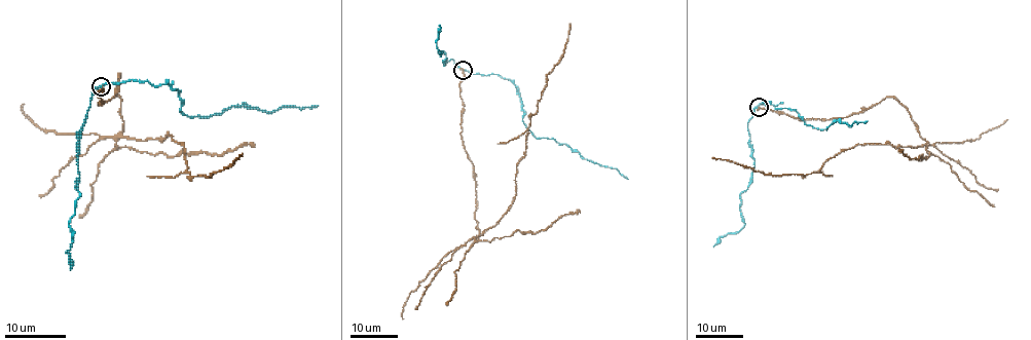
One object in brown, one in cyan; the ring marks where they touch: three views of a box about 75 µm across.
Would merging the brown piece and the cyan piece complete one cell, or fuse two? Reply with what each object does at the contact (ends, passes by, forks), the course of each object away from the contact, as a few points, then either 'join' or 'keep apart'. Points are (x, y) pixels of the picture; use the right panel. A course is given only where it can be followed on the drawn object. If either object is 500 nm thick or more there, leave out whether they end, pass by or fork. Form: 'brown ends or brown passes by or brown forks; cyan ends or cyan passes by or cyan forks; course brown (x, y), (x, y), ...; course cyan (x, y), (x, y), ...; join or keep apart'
brown ends; cyan passes by; course brown (758, 107), (827, 119), (894, 98), (926, 143), (912, 148), (855, 144), (805, 175), (765, 175), (712, 157); course cyan (758, 107), (764, 101), (777, 109), (794, 109), (816, 127), (826, 129), (833, 121), (849, 125), (868, 121); keep apart

